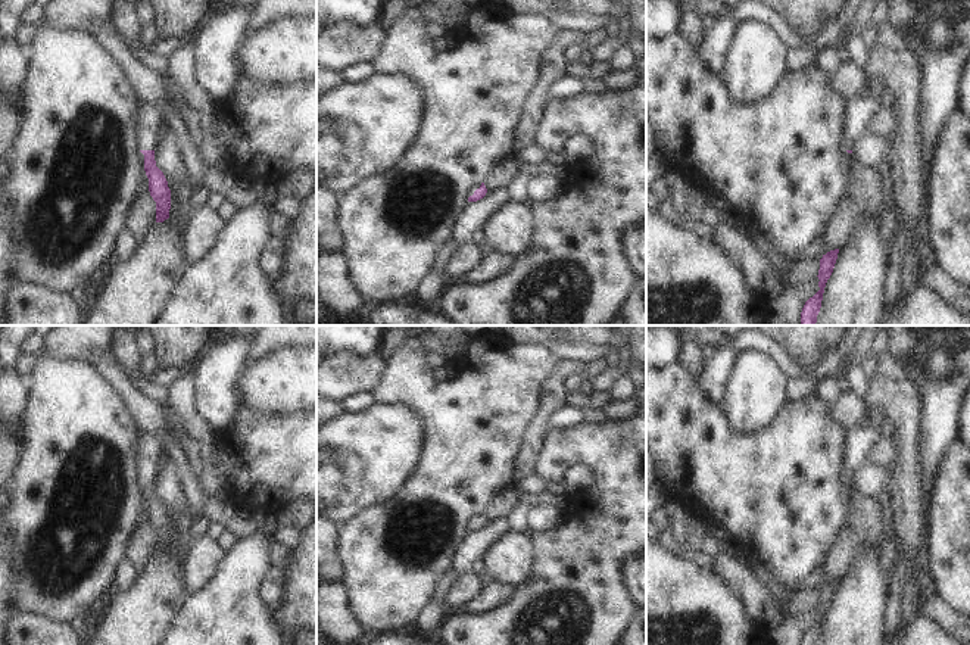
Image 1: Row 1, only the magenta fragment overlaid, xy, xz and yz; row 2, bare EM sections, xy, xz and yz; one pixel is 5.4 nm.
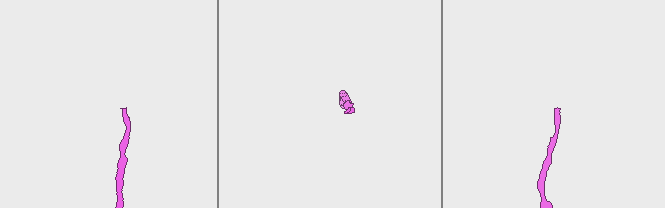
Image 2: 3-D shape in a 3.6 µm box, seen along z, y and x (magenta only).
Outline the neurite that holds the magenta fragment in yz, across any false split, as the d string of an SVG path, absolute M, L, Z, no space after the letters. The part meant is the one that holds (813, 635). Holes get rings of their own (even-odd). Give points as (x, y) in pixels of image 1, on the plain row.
M839 579L830 580L826 585L823 585L823 588L820 589L820 599L817 605L820 610L818 611L820 620L805 632L801 645L818 645L820 638L821 638L824 617L833 602L838 583L839 583Z

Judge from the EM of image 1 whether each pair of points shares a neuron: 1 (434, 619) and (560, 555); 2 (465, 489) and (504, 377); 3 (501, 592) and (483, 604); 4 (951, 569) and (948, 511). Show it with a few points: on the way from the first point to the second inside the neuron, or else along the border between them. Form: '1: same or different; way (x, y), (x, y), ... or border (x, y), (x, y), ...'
1: different; border (448, 613), (437, 626)
2: same; way (465, 461), (473, 423), (487, 405)
3: same; way (496, 594), (487, 600)
4: same; way (951, 554), (951, 526)

